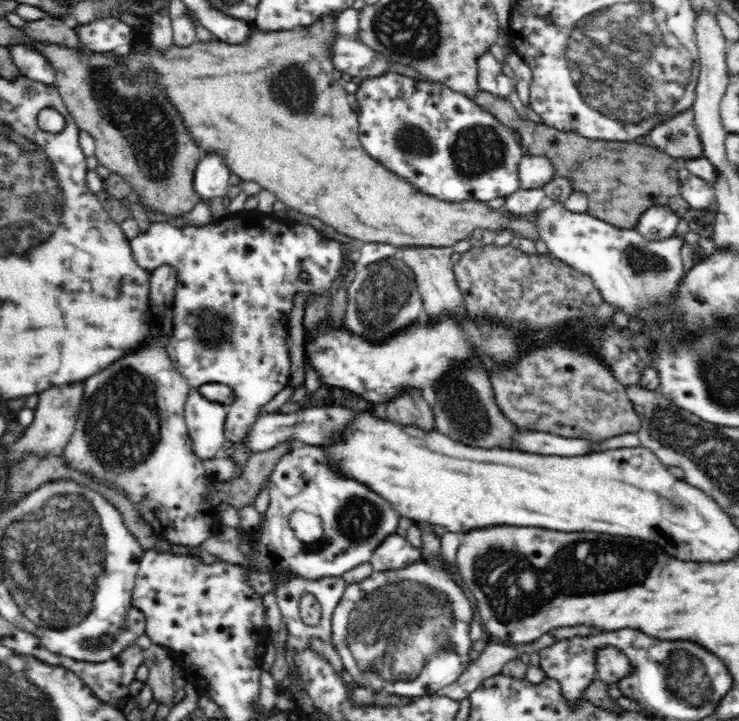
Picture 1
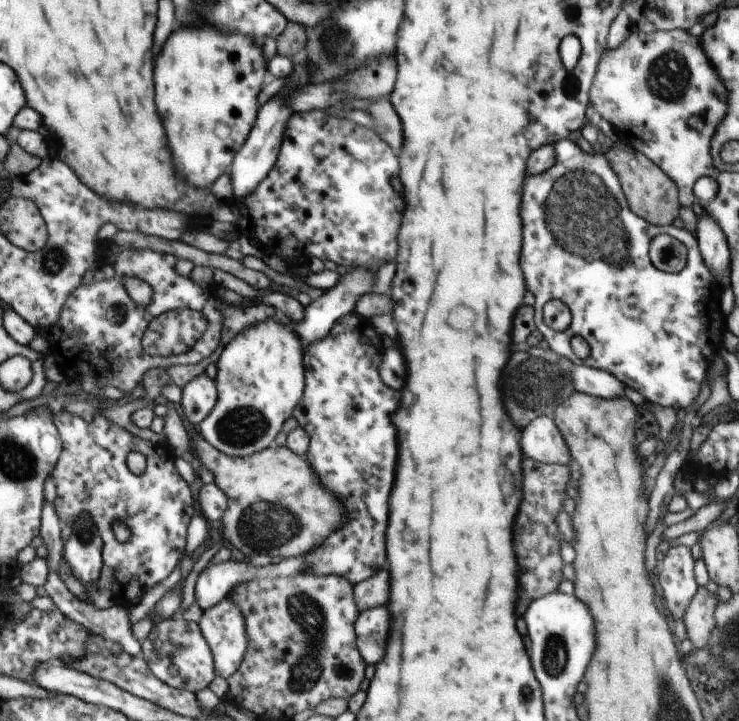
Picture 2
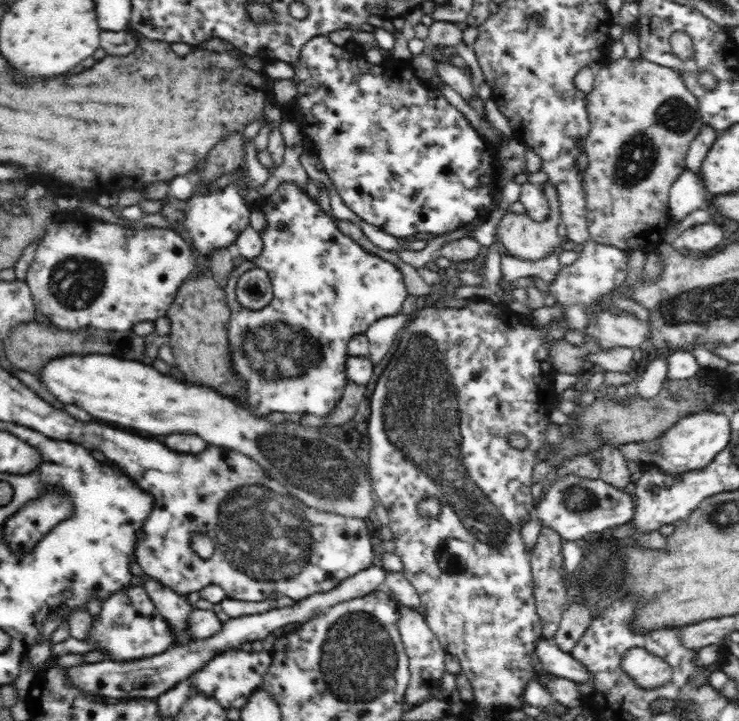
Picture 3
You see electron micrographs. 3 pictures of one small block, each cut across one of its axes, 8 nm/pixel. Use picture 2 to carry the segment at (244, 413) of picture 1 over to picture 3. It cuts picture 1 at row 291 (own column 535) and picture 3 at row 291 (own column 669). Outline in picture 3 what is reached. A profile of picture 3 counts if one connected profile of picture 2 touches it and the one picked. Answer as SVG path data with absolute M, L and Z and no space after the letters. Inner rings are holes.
M281 182L278 190L267 197L263 213L267 227L261 232L263 249L260 256L245 259L234 267L224 288L231 312L227 326L231 368L245 382L246 400L254 415L297 412L326 417L336 407L346 386L347 348L352 337L365 333L379 318L402 313L402 302L409 294L401 271L392 262L369 252L354 241L354 237L345 235L338 219L322 210L296 183ZM254 268L266 270L273 288L270 304L260 310L242 306L235 293L240 275Z

